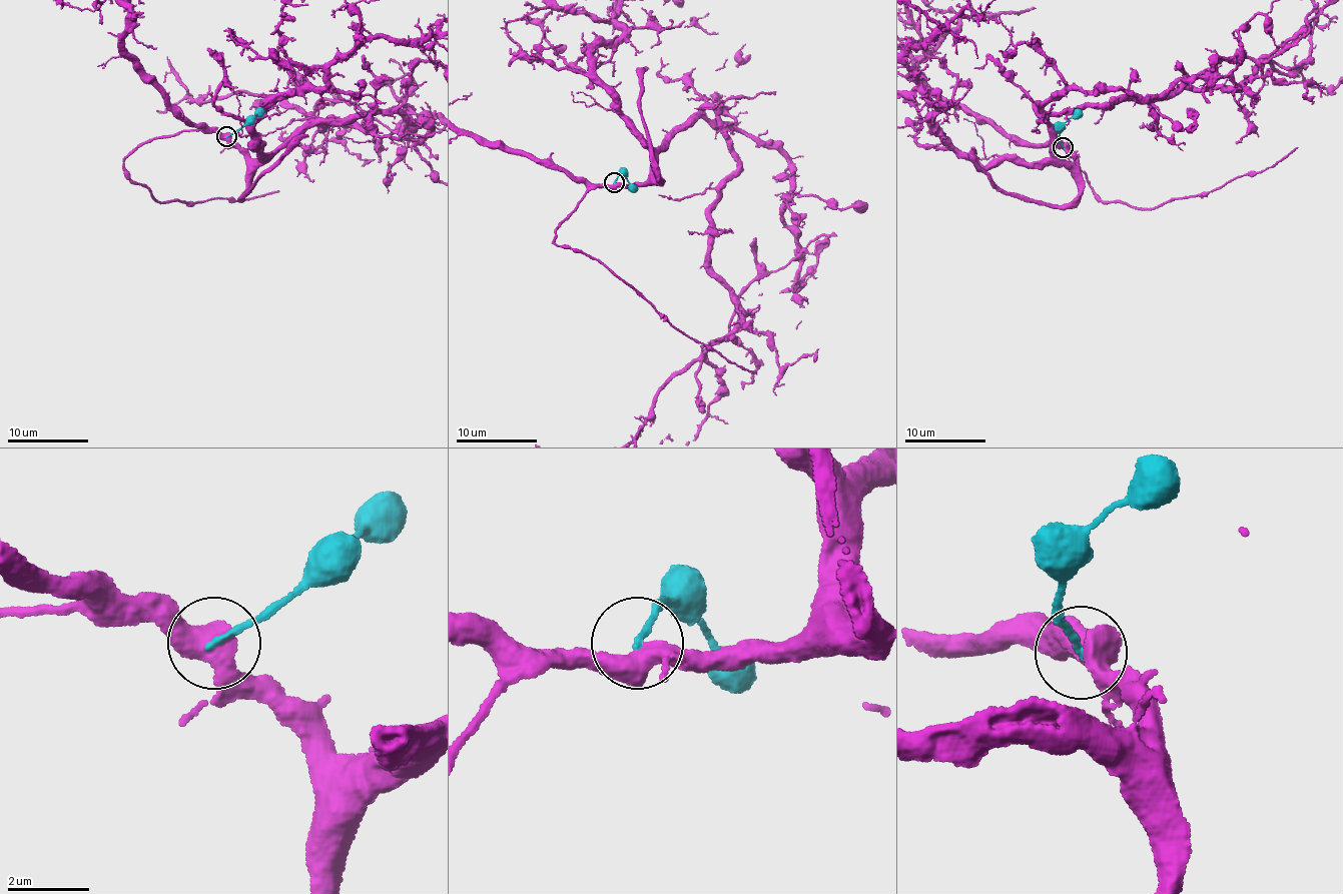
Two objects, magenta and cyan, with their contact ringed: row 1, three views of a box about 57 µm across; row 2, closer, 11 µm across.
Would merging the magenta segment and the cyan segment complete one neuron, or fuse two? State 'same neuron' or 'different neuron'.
different neuron

